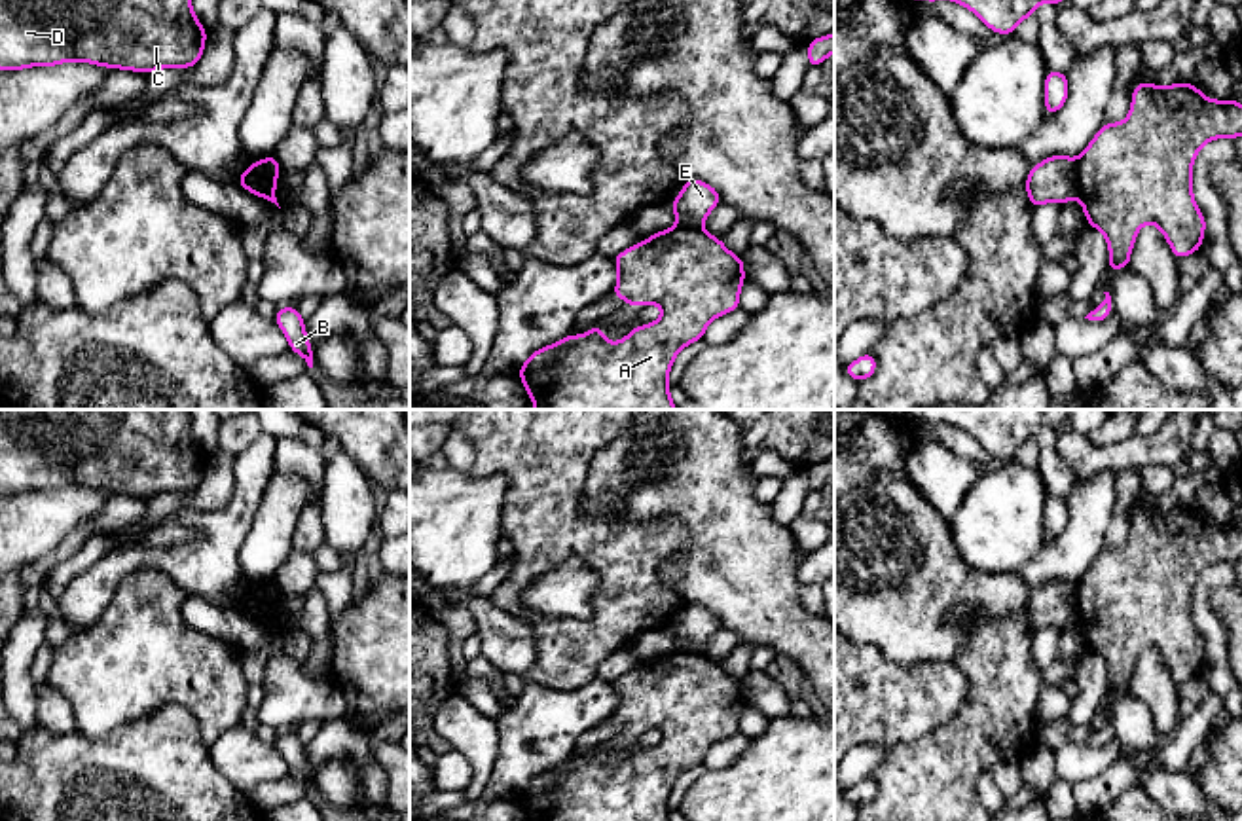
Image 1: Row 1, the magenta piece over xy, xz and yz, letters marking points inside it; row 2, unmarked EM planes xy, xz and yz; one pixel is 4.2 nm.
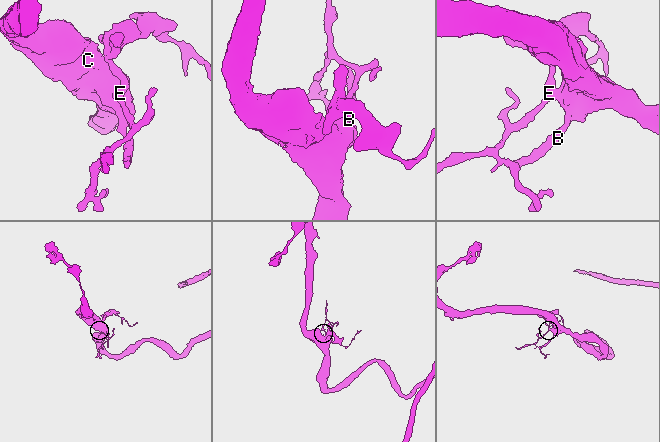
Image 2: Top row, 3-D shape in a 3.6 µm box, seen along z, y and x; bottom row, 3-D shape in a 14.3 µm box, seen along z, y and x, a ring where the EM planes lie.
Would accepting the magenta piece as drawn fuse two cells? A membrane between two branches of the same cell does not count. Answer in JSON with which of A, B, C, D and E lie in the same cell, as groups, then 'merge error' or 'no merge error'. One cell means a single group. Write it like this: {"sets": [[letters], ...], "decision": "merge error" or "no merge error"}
{"sets": [["A", "B", "C", "D"], ["E"]], "decision": "merge error"}

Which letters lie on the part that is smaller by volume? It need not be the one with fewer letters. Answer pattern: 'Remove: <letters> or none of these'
Remove: E

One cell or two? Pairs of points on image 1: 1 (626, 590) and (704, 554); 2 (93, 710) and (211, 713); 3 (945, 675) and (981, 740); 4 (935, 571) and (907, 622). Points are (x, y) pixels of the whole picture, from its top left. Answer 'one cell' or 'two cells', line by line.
1: two cells
2: one cell
3: two cells
4: one cell

